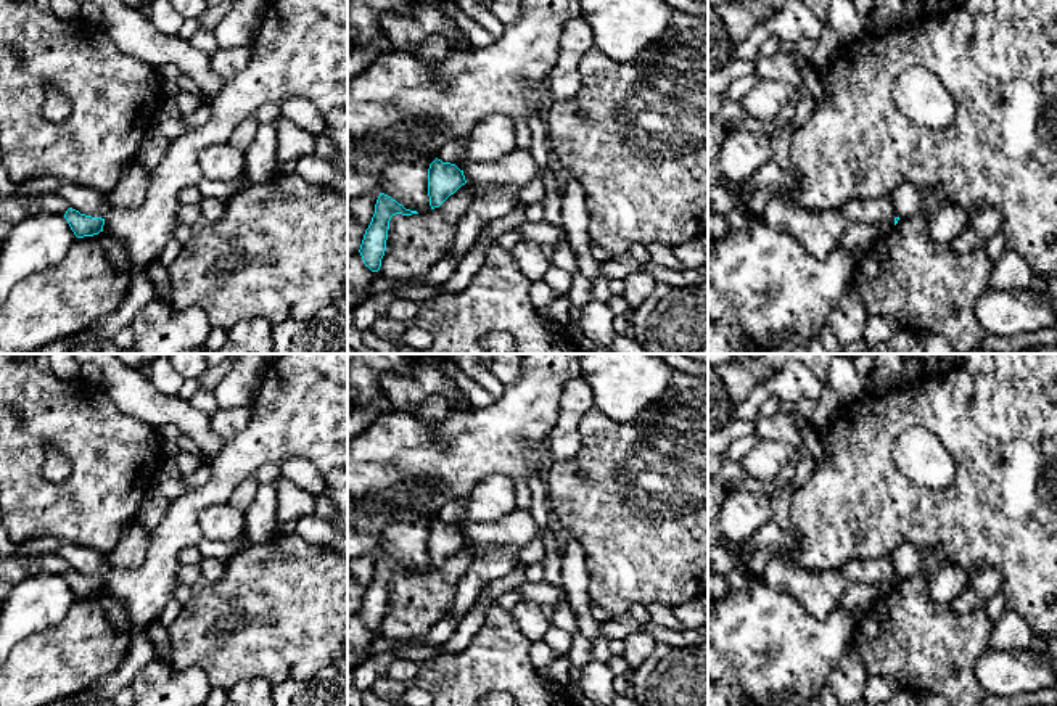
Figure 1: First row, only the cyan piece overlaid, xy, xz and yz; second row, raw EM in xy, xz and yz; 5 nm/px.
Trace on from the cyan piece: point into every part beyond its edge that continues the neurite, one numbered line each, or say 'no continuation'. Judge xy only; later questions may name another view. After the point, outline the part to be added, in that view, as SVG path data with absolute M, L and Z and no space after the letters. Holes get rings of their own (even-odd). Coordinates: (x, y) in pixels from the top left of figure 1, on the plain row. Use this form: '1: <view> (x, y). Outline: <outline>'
1: xy (13, 570). Outline: M0 555L0 601L6 600L11 590L23 581L50 573L56 576L64 576L71 566L60 556L43 555L43 556L19 556Z

